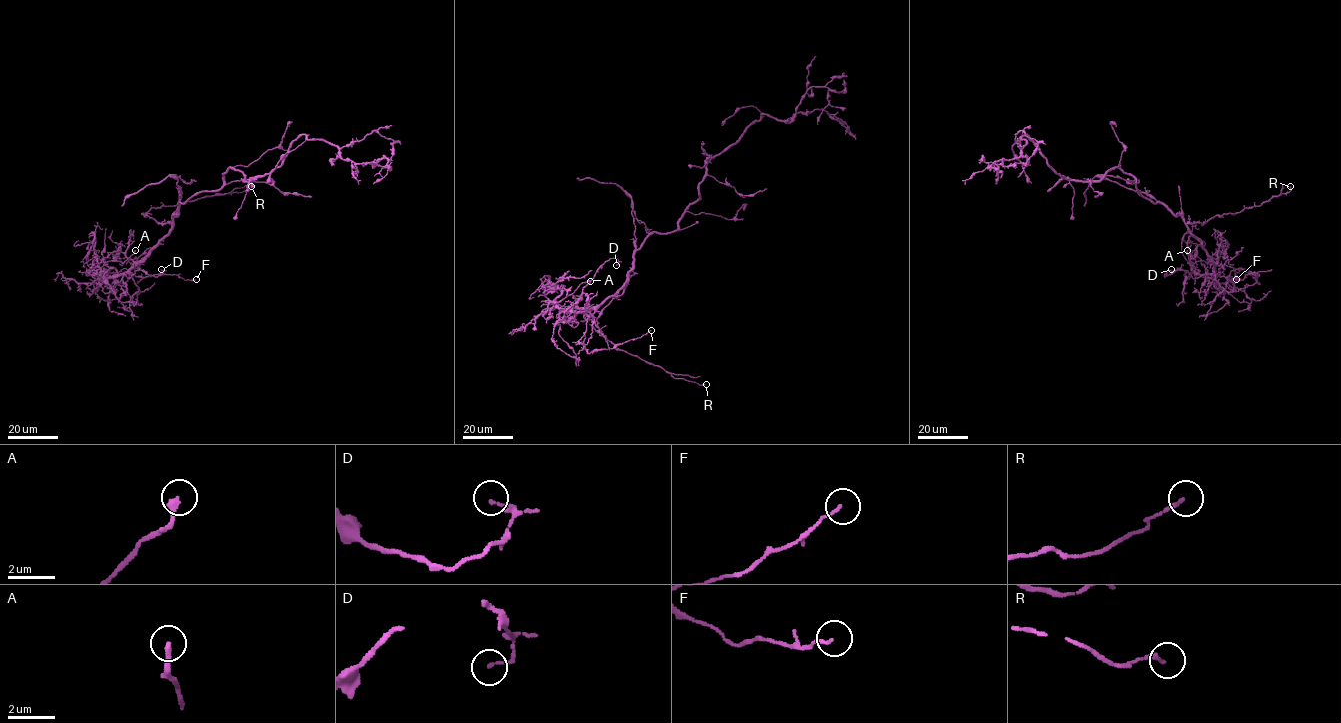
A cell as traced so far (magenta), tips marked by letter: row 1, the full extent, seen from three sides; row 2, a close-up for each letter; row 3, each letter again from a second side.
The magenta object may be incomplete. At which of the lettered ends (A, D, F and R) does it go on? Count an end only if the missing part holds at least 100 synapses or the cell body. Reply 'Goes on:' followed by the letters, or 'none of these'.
Goes on: none of these

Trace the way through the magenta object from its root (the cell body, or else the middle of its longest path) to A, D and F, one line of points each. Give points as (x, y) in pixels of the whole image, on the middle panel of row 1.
A: (679, 219), (678, 230), (646, 239), (613, 295), (591, 307), (560, 310), (557, 302), (590, 281)
D: (679, 219), (678, 230), (646, 239), (613, 295), (579, 307), (596, 271), (611, 258), (616, 265)
F: (679, 219), (678, 230), (653, 232), (636, 251), (627, 281), (587, 319), (583, 343), (591, 353), (651, 330)

